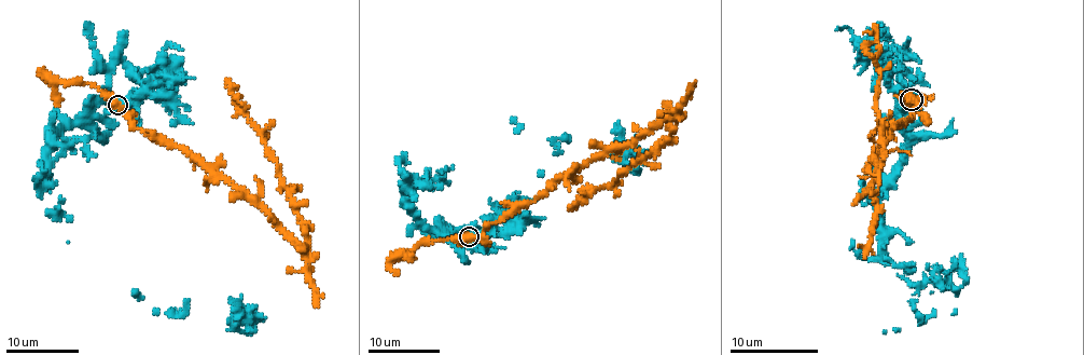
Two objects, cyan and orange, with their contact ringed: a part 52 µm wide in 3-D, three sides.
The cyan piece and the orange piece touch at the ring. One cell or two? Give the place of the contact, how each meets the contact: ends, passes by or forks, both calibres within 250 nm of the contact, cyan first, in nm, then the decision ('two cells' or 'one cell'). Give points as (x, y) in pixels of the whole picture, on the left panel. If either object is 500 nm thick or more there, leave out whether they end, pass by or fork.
at (117, 105); 550 nm thick on the cyan side, 440 nm on the other; two cells

